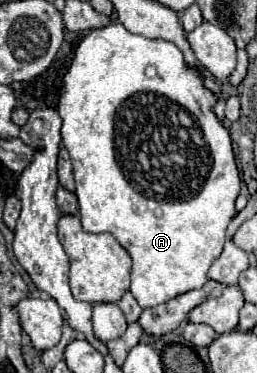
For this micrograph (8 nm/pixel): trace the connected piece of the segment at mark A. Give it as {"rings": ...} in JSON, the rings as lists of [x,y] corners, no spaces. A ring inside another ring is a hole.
{"rings":[[[111,23],[103,29],[93,29],[75,49],[73,63],[69,71],[63,77],[63,87],[65,93],[61,95],[57,103],[57,111],[63,119],[61,127],[61,139],[63,145],[67,147],[73,163],[73,175],[75,175],[75,195],[79,199],[79,217],[81,225],[87,233],[111,233],[119,245],[131,255],[133,259],[133,271],[131,271],[131,295],[139,301],[143,309],[147,307],[157,307],[161,303],[167,303],[169,299],[183,295],[191,289],[199,289],[207,281],[207,271],[215,257],[223,251],[225,243],[225,229],[229,221],[235,217],[235,199],[241,189],[241,179],[231,147],[231,137],[229,129],[211,113],[211,107],[215,105],[213,93],[207,93],[203,89],[203,79],[195,69],[187,69],[183,65],[183,53],[169,41],[153,41],[143,35],[133,35],[129,33],[121,23]]]}

